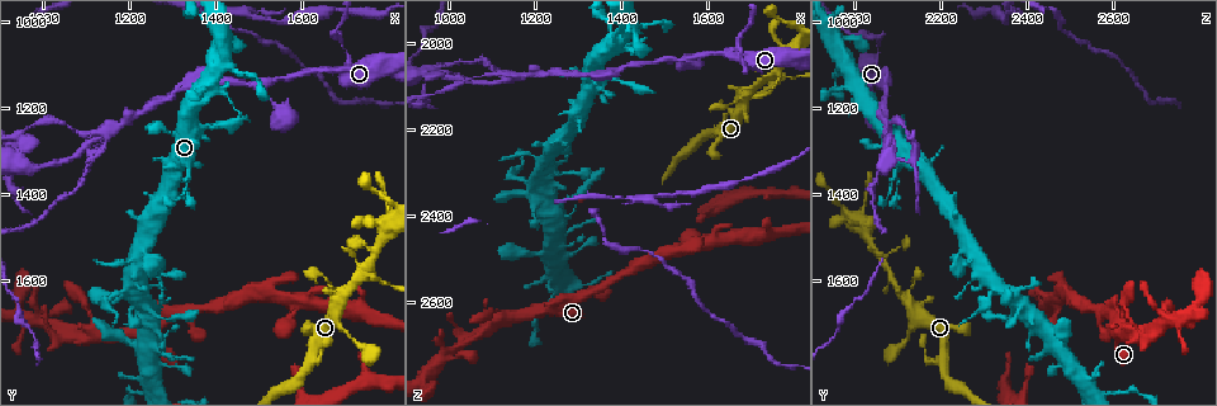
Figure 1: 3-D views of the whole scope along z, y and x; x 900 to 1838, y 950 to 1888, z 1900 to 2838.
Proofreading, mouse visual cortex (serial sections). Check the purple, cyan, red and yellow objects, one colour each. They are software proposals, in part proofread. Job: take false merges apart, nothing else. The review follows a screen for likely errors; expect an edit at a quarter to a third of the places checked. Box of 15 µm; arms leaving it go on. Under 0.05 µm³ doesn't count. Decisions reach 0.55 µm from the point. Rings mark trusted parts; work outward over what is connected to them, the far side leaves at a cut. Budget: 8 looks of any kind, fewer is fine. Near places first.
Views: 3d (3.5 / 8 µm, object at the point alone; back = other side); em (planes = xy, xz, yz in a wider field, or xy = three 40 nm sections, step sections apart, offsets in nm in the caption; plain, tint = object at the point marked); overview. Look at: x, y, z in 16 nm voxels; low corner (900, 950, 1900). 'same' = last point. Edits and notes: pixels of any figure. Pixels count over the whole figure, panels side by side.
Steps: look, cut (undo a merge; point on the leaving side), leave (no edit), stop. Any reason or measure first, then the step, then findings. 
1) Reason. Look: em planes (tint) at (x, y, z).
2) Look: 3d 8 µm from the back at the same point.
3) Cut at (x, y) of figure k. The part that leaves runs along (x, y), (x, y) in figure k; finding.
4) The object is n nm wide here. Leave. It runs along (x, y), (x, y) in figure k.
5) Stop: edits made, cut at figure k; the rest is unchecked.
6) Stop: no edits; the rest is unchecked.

Sharp bend. Look: 3d 3.5 µm at (1700, 1070, 2055).

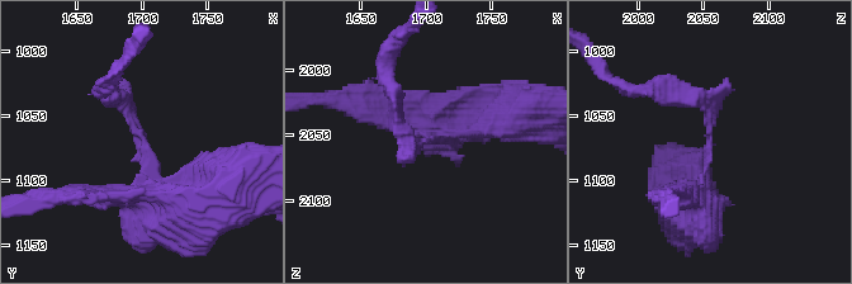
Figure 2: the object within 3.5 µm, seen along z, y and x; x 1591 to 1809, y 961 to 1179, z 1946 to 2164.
Need the tissue. Look: em planes (tint) at (1700, 1066, 2052).

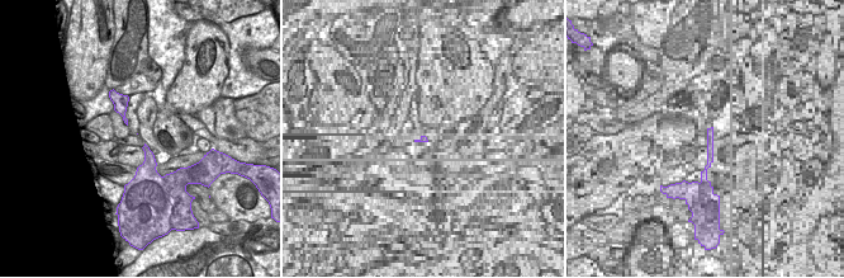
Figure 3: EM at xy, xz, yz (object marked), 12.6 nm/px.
Another direction. Look: em xy step 3 (tint) at the same point.

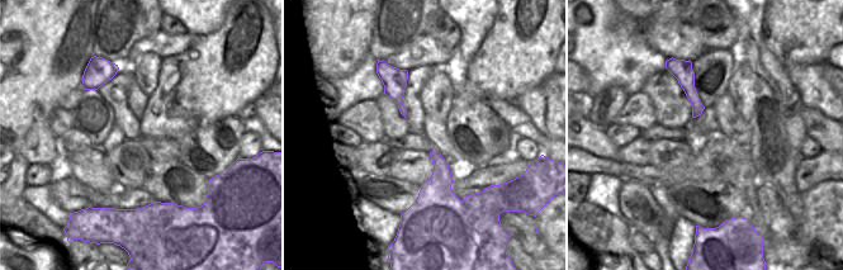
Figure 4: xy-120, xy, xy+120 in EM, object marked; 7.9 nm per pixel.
Leave. It runs along (160, 206), (145, 198), (145, 140), (109, 96) in figure 2; all the same cell.

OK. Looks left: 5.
Arms part here. Look: em xy step 5 (tint) at (1390, 1140, 2065).

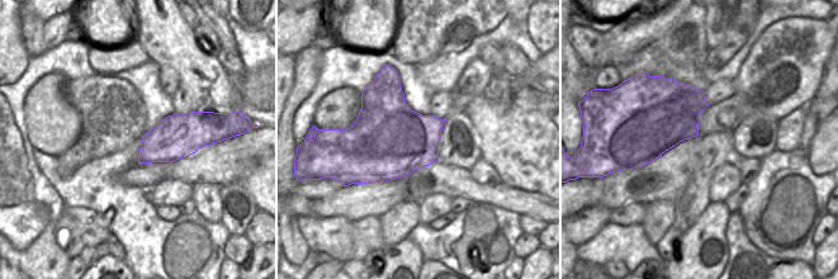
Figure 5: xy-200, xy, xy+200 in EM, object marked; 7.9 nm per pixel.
Look: 3d 3.5 µm at the same point.

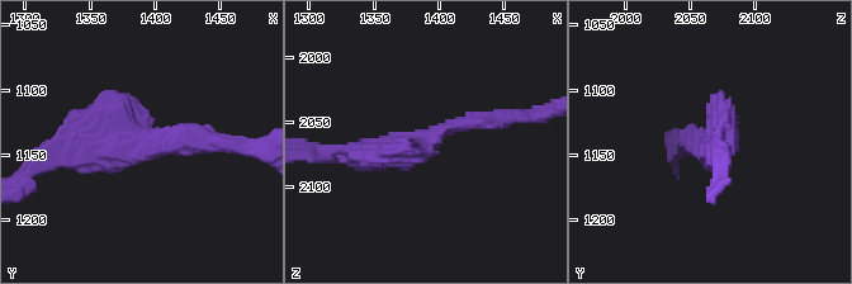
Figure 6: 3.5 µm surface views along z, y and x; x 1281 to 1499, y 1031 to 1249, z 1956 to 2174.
Leave. It runs along (500, 117), (387, 152), (340, 152) in figure 6; continuous, no second cell.

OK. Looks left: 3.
Two arms at a narrow angle. Look: 3d 3.5 µm at (1150, 1250, 2080).

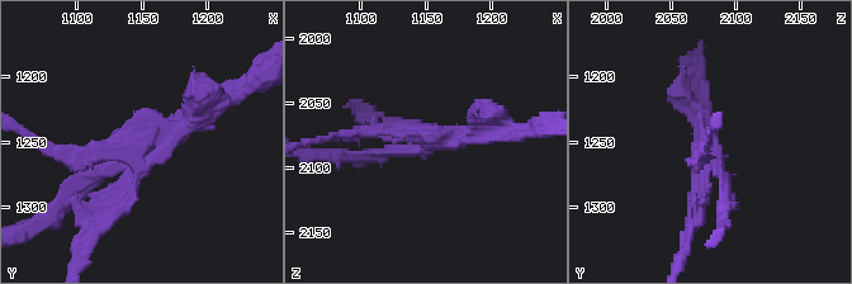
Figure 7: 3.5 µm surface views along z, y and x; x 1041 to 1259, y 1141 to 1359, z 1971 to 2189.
Shape alone is not enough. Look: em xy step 2 (tint) at (1154, 1258, 2080).

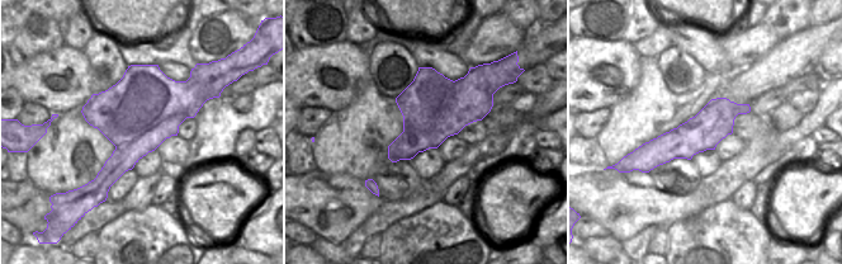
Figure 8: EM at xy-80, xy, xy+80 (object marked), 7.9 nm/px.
Look: em xy step 3 (tint) at the same point.

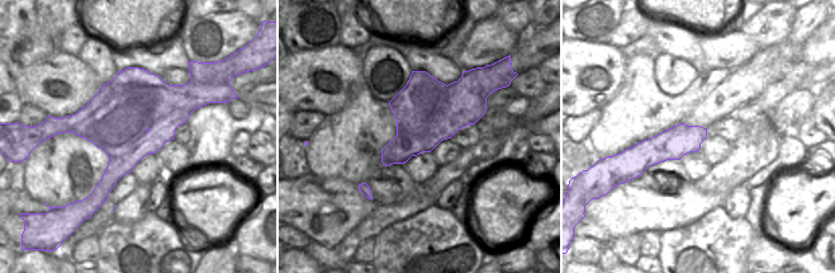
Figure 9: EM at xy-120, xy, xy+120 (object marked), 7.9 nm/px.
Leave. It runs along (216, 104), (76, 190) in figure 7; continuous, no second cell.

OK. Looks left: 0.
Stop: no edits; the rest is unchecked.

